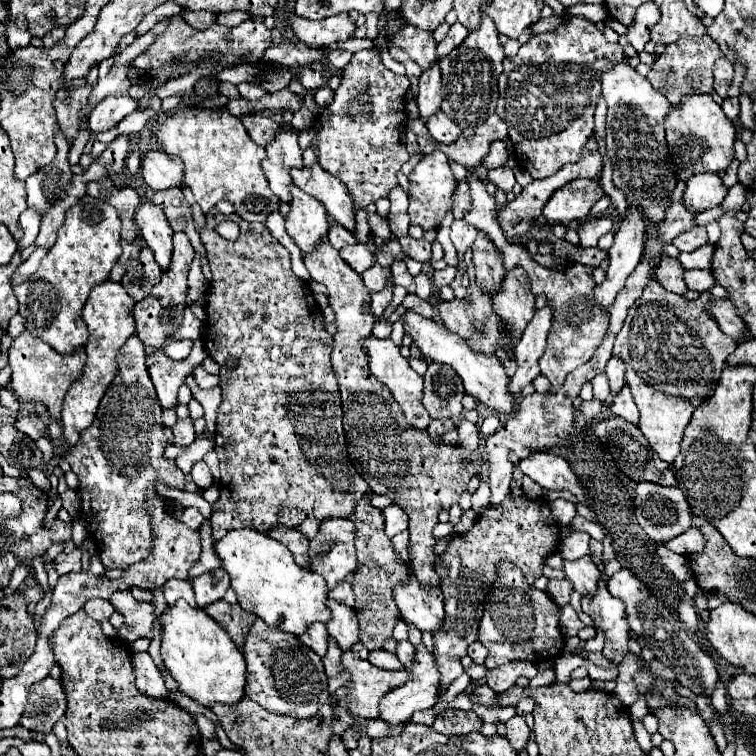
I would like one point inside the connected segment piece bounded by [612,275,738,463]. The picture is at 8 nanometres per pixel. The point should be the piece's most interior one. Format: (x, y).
(671, 346)

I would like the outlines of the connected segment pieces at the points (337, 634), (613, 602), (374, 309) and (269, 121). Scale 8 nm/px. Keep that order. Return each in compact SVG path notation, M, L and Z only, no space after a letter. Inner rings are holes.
M328 599L326 605L332 611L332 617L326 621L326 629L328 629L330 637L334 637L338 641L338 647L342 651L348 651L354 643L360 641L358 619L356 619L354 611L350 607L346 607L344 603Z
M604 579L598 581L596 595L582 597L582 611L588 613L606 635L606 645L602 649L604 657L612 663L620 663L628 653L630 627L624 615L624 603L608 593Z
M390 279L388 289L380 291L380 293L372 293L372 299L370 299L368 309L370 309L370 313L372 313L374 317L380 319L382 313L384 313L384 309L390 305L390 301L392 301L392 289L394 289L394 283L392 283L392 279Z
M246 113L240 117L248 135L262 147L266 147L270 143L270 139L274 139L274 135L278 133L280 123L274 117L266 117L262 113Z

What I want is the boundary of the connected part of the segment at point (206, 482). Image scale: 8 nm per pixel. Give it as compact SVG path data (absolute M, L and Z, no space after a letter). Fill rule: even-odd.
M198 461L194 467L192 467L192 479L194 479L194 483L200 487L200 489L208 489L212 483L214 483L214 479L212 479L212 475L210 475L210 469L208 469L208 465L204 463L204 461Z

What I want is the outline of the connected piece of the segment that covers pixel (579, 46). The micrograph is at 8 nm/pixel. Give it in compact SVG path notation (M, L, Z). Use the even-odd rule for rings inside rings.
M568 15L562 23L548 33L534 35L528 43L524 43L514 57L504 59L504 73L498 81L498 107L496 113L508 125L508 137L514 145L514 155L518 165L526 169L532 179L546 179L560 171L566 163L580 161L582 149L586 141L594 133L594 109L600 97L600 77L606 73L614 63L624 61L624 51L620 45L606 41L602 31L594 23L590 23L582 15Z

